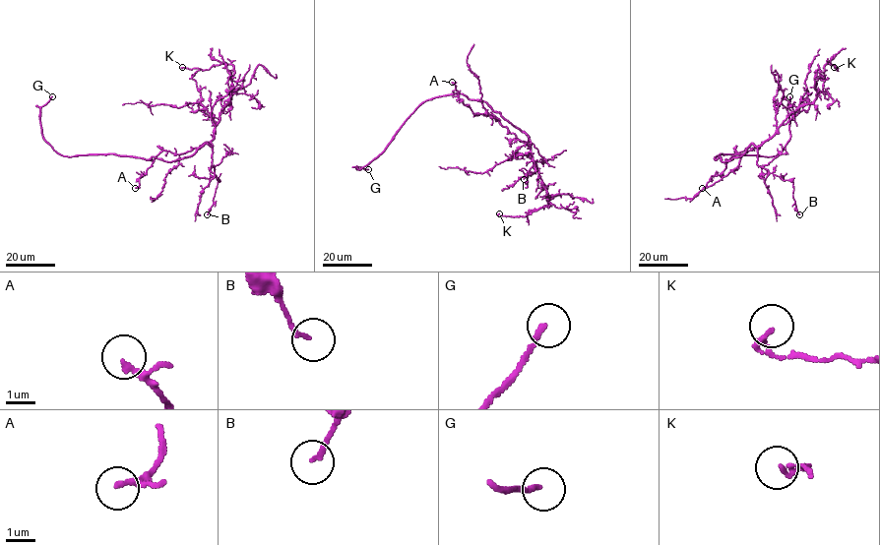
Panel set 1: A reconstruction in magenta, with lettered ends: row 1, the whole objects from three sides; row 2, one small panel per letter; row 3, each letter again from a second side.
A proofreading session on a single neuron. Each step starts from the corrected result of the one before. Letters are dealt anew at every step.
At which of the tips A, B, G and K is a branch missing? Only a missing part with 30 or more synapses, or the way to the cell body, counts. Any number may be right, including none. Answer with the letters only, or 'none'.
G

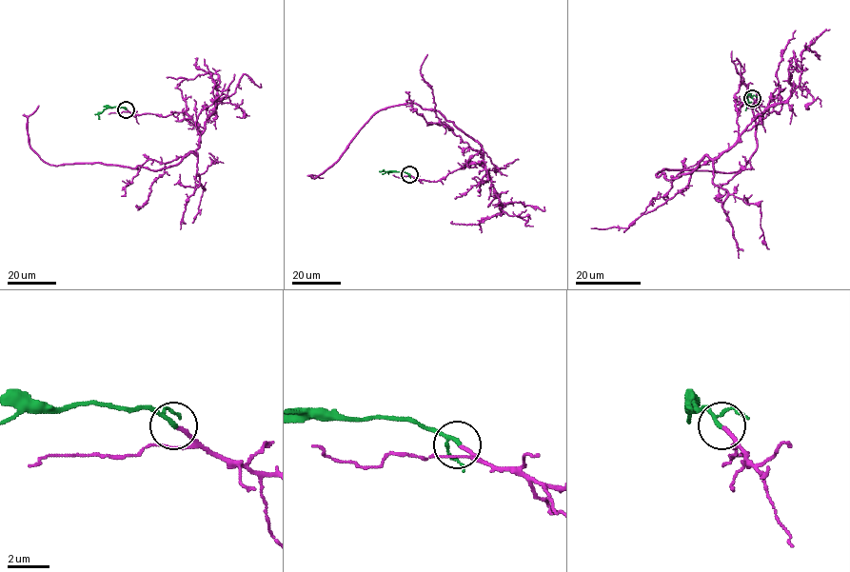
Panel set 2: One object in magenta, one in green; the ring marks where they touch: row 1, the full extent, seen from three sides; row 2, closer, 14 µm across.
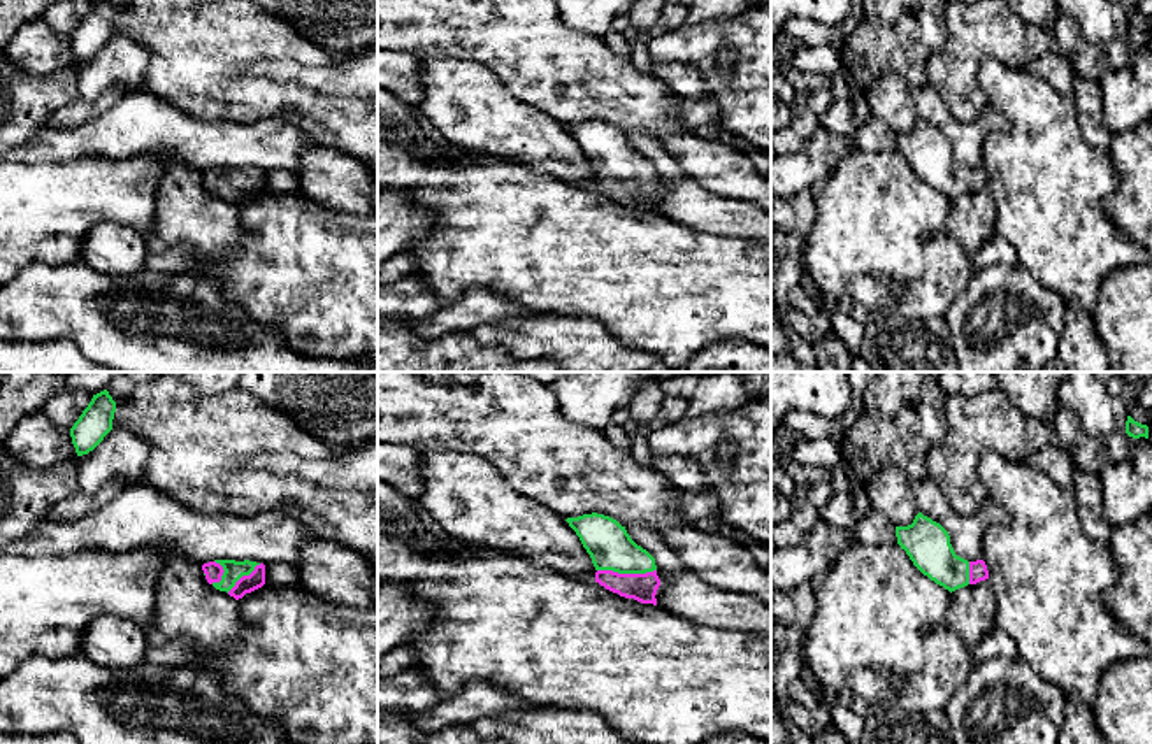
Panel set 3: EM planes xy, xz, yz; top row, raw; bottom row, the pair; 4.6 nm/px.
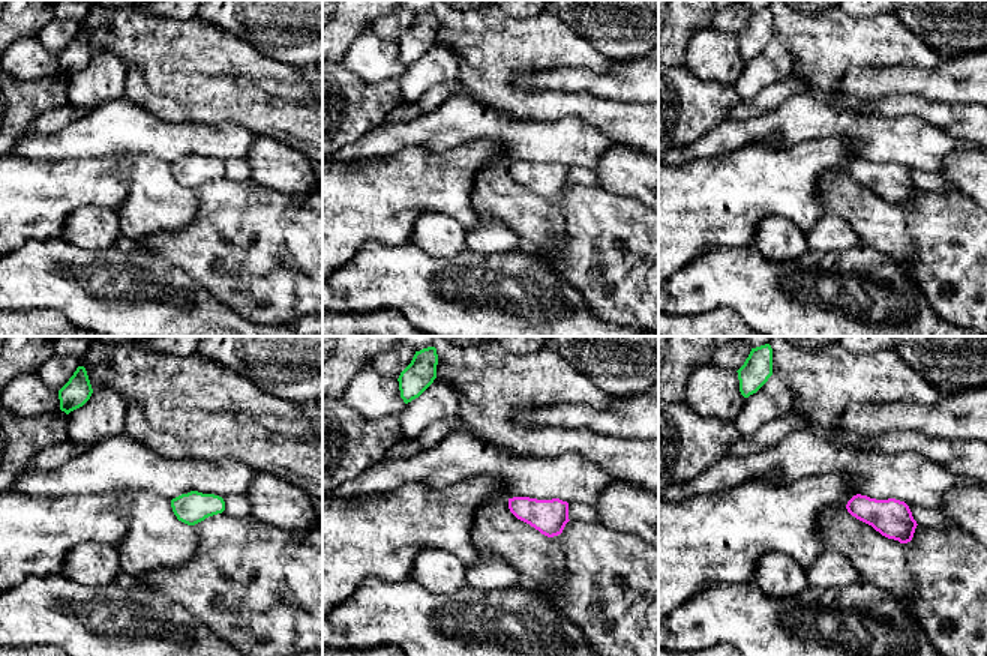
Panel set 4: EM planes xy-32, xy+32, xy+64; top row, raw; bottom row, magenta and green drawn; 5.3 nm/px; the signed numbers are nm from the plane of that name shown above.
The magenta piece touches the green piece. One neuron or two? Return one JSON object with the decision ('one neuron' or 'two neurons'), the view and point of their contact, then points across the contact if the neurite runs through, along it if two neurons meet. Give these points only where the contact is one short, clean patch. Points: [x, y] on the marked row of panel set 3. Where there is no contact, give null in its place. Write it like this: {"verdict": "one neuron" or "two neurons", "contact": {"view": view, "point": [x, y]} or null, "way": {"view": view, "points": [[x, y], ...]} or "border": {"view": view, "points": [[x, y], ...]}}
{"verdict": "one neuron", "contact": {"view": "xz", "point": [627, 574]}, "way": {"view": "xz", "points": [[643, 588], [627, 574], [610, 546]]}}

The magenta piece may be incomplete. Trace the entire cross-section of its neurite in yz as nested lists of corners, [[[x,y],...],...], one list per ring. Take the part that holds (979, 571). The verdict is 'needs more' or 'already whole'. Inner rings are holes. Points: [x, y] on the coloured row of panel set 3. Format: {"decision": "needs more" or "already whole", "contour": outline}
{"decision": "needs more", "contour": [[[922,512],[915,516],[911,525],[896,526],[896,537],[913,565],[950,593],[989,579],[985,562],[968,562],[957,556],[948,532]]]}

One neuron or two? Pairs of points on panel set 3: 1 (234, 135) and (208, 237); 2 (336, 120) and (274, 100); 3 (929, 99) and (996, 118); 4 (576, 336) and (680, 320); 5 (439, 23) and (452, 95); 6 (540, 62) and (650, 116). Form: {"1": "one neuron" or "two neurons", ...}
{"1": "two neurons", "2": "one neuron", "3": "one neuron", "4": "two neurons", "5": "two neurons", "6": "one neuron"}

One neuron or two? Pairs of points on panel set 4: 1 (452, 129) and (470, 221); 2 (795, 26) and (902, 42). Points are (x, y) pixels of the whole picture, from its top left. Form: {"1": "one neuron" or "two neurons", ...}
{"1": "one neuron", "2": "one neuron"}

